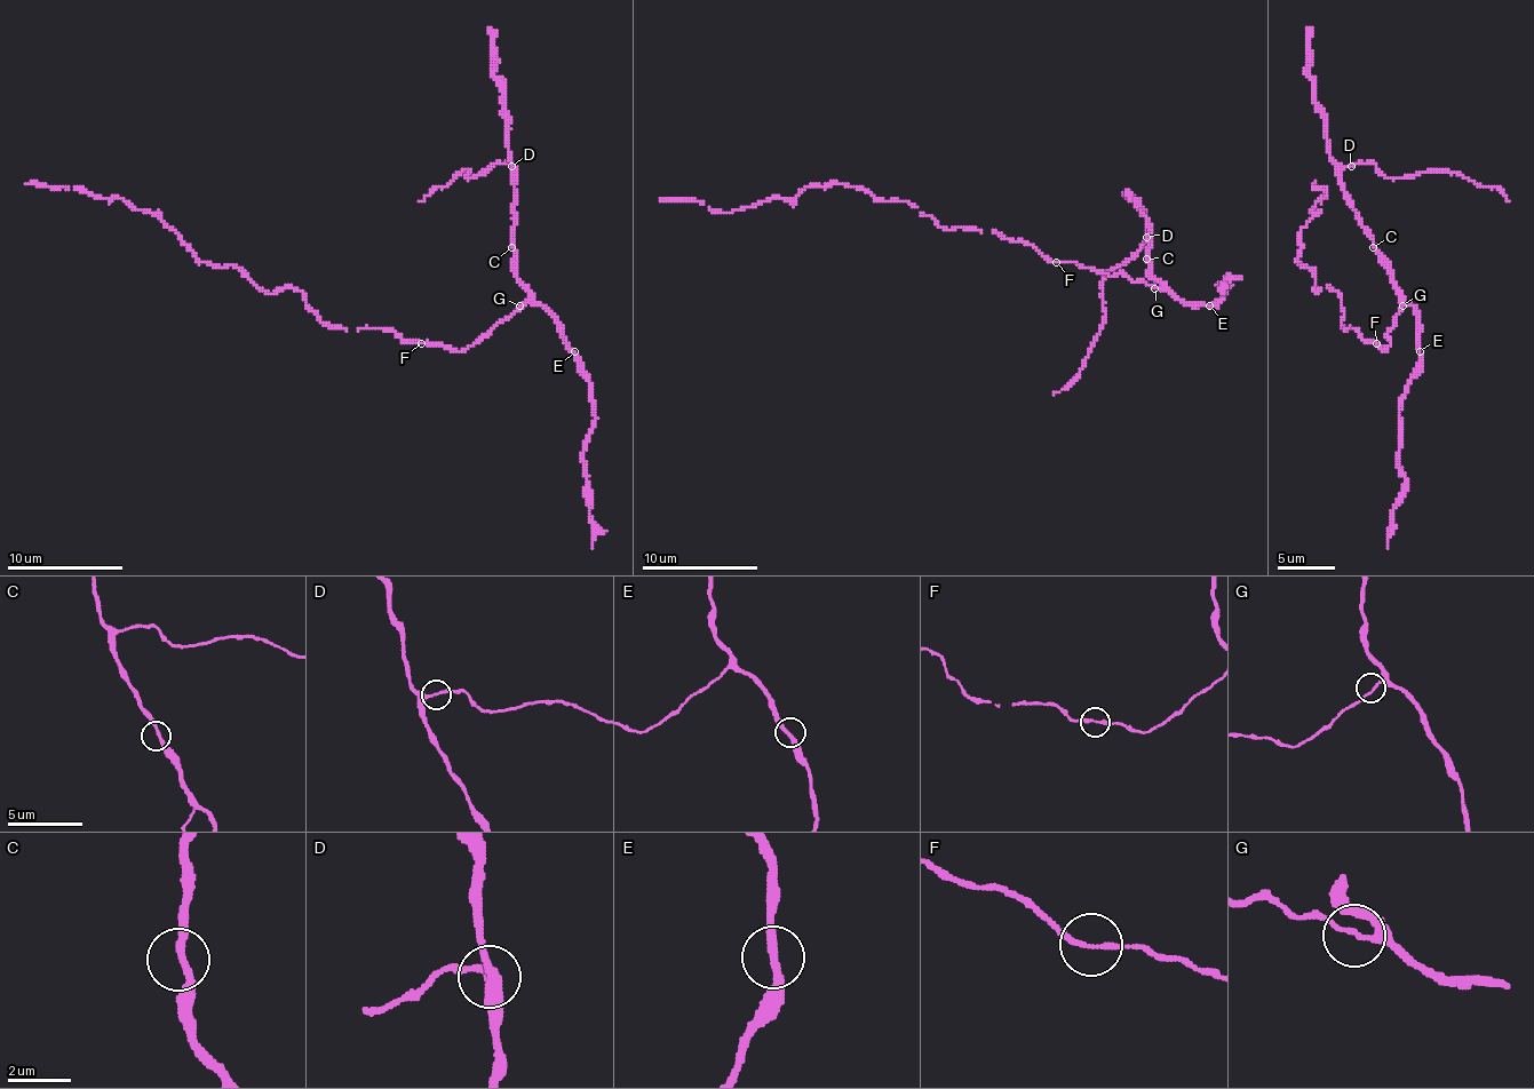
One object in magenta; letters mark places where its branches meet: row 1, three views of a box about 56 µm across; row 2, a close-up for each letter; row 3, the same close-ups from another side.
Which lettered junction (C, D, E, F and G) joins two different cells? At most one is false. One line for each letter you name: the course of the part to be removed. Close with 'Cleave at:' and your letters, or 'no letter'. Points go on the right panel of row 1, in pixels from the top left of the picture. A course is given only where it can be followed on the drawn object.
Cleave at: no letter

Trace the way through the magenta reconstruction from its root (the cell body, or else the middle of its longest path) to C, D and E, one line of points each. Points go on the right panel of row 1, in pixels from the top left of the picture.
C: (1376, 343), (1384, 351), (1390, 343), (1388, 331), (1396, 323), (1403, 300), (1388, 262), (1373, 247)
D: (1376, 343), (1384, 351), (1390, 343), (1388, 331), (1403, 300), (1344, 190), (1341, 172), (1350, 166)
E: (1376, 343), (1384, 351), (1390, 343), (1388, 331), (1396, 323), (1403, 305), (1408, 302), (1416, 317), (1420, 351)

